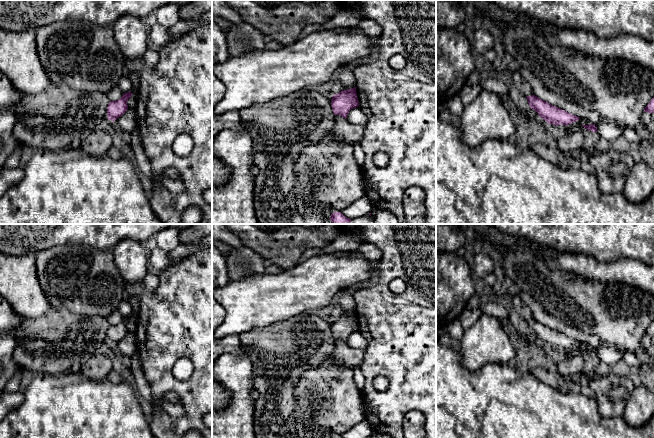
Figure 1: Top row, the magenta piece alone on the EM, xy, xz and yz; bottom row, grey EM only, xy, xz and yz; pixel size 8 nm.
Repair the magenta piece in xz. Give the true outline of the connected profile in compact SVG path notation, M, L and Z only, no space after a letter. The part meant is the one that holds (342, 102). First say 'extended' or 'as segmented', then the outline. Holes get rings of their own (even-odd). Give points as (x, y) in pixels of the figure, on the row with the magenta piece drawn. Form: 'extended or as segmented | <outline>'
as segmented | M356 87L342 90L332 96L331 107L334 115L340 115L346 119L349 111L358 106L359 101L357 98Z

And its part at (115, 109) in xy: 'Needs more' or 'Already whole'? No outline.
Already whole

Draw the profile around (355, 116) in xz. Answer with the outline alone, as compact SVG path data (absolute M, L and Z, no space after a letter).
M356 107L349 111L346 120L351 124L364 127L367 123L367 116L359 107Z

